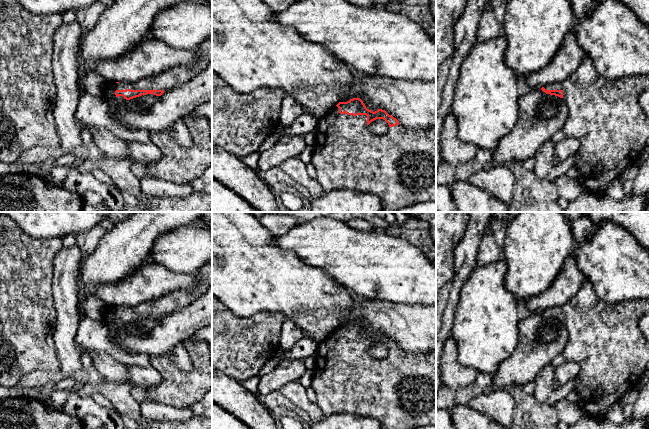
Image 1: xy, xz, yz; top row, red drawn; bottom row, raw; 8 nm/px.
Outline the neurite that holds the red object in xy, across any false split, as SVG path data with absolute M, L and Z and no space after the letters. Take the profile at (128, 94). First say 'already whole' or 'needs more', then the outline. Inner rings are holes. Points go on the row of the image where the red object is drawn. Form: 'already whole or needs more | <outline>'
needs more | M212 35L196 49L199 52L198 60L189 68L170 68L160 74L143 78L137 82L111 82L105 85L102 97L108 103L110 114L117 105L142 95L153 94L161 96L165 91L180 86L203 71L212 61Z

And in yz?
needs more | M587 55L583 57L582 63L567 79L541 88L546 94L563 98L567 104L569 115L562 130L566 137L575 138L580 142L573 167L577 169L577 180L585 191L606 194L609 184L620 179L624 171L634 163L639 163L649 138L649 116L639 104L639 96L647 88L649 88L649 74L636 74L607 80L599 74L593 61Z

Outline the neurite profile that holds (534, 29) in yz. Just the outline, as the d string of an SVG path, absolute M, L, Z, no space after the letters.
M508 0L502 22L502 34L507 40L505 63L516 73L518 79L525 81L528 75L539 71L551 62L575 21L570 0Z

